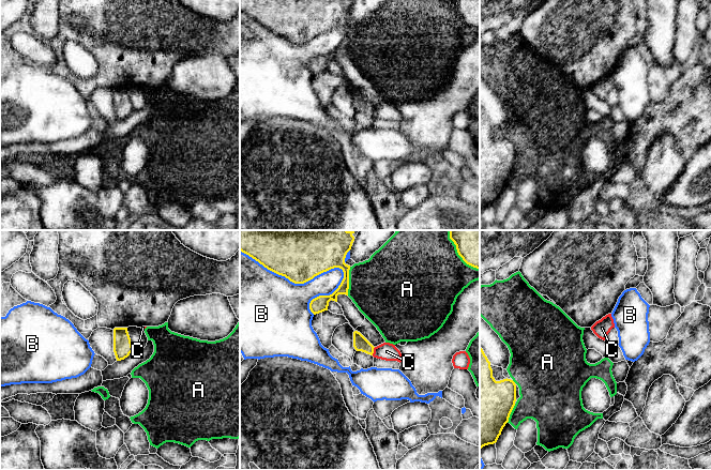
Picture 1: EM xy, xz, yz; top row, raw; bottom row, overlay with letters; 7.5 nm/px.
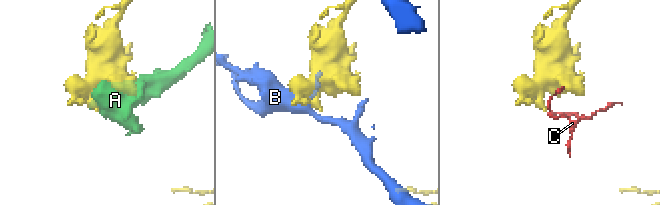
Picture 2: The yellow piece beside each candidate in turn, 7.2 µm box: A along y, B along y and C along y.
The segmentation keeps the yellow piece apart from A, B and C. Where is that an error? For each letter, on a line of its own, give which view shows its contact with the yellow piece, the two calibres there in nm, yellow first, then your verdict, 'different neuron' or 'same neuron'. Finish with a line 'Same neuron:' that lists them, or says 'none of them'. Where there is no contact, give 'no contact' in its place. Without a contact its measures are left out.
A: xz | 220/460 nm | different neuron
B: xz | 320/500 nm | different neuron
C: xz | 110/130 nm | different neuron
Same neuron: none of them

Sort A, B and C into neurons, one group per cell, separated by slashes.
A / B / C

